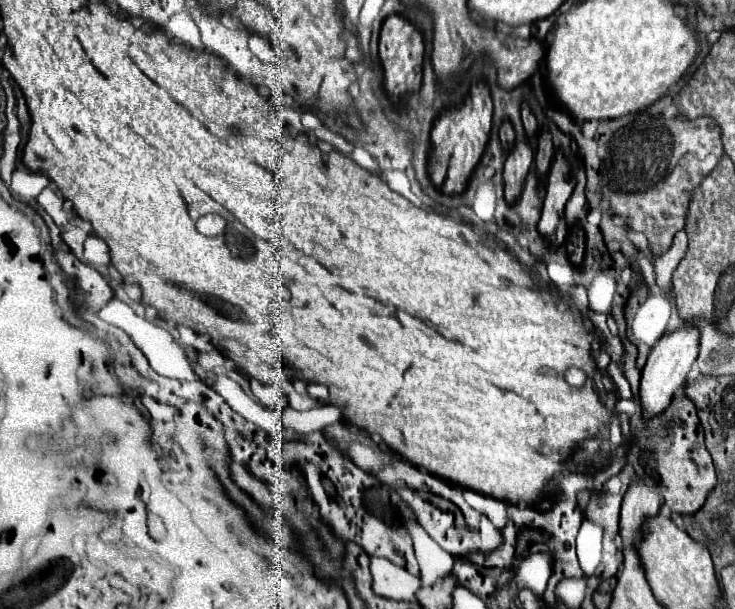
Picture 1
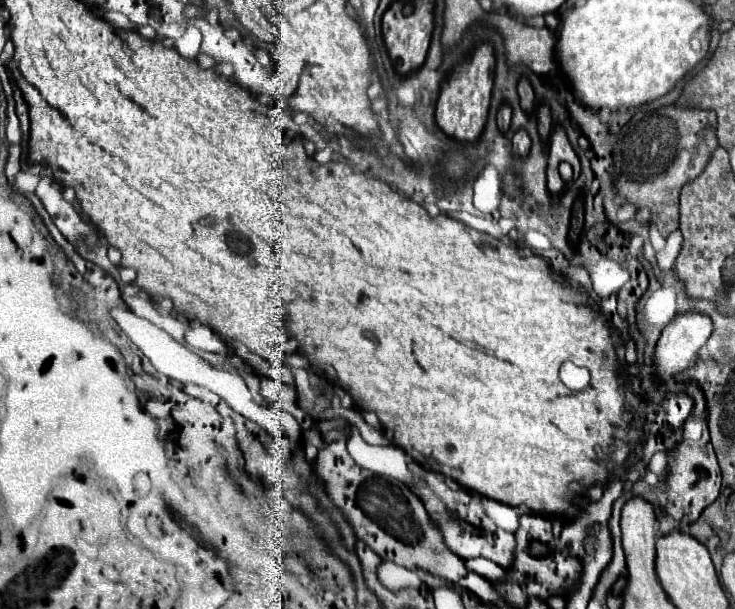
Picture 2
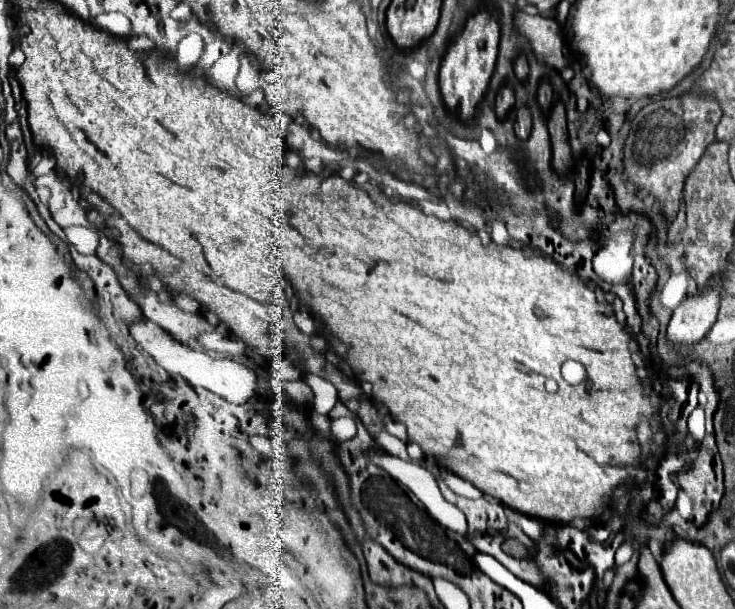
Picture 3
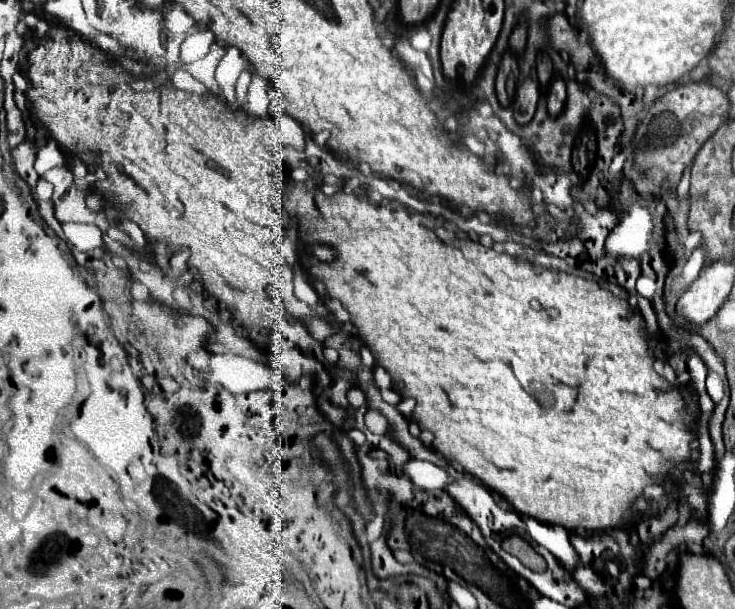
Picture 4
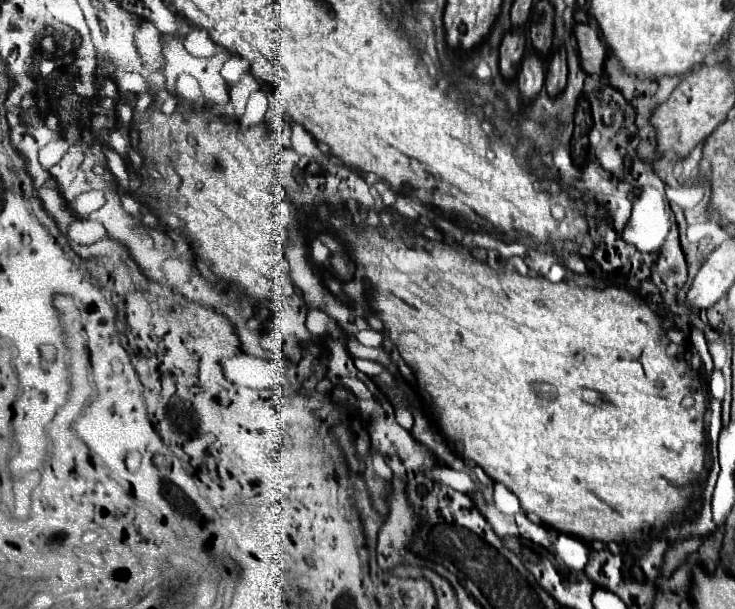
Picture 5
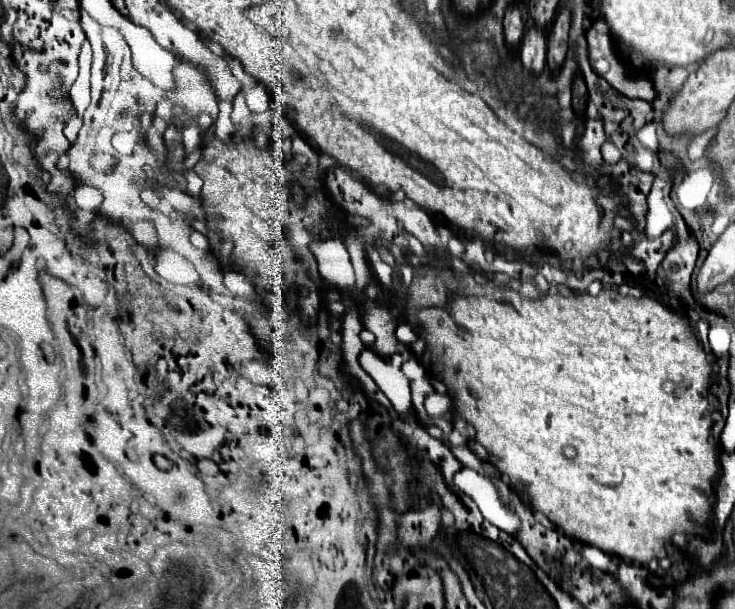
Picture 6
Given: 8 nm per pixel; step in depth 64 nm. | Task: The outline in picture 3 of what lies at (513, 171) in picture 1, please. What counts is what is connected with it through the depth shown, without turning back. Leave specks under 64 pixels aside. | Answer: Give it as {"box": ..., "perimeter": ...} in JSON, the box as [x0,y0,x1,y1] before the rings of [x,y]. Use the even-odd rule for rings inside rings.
{"box":[514,104,532,140],"perimeter":[[[526,104],[518,106],[518,110],[516,110],[514,130],[516,130],[516,136],[520,140],[526,140],[530,136],[530,130],[532,130],[532,114],[530,114],[530,108]]]}

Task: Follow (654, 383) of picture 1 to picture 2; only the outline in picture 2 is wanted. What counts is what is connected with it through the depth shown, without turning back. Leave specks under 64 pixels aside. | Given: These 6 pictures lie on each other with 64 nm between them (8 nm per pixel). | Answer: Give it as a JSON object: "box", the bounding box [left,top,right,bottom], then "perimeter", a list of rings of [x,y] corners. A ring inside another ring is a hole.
{"box":[654,310,712,382],"perimeter":[[[688,310],[684,314],[678,314],[672,318],[672,322],[664,328],[660,340],[658,340],[658,346],[656,346],[656,354],[654,354],[654,376],[658,382],[668,382],[672,380],[678,372],[686,370],[696,354],[700,352],[700,348],[706,344],[708,336],[712,334],[712,318],[704,312],[698,312],[698,310]]]}

